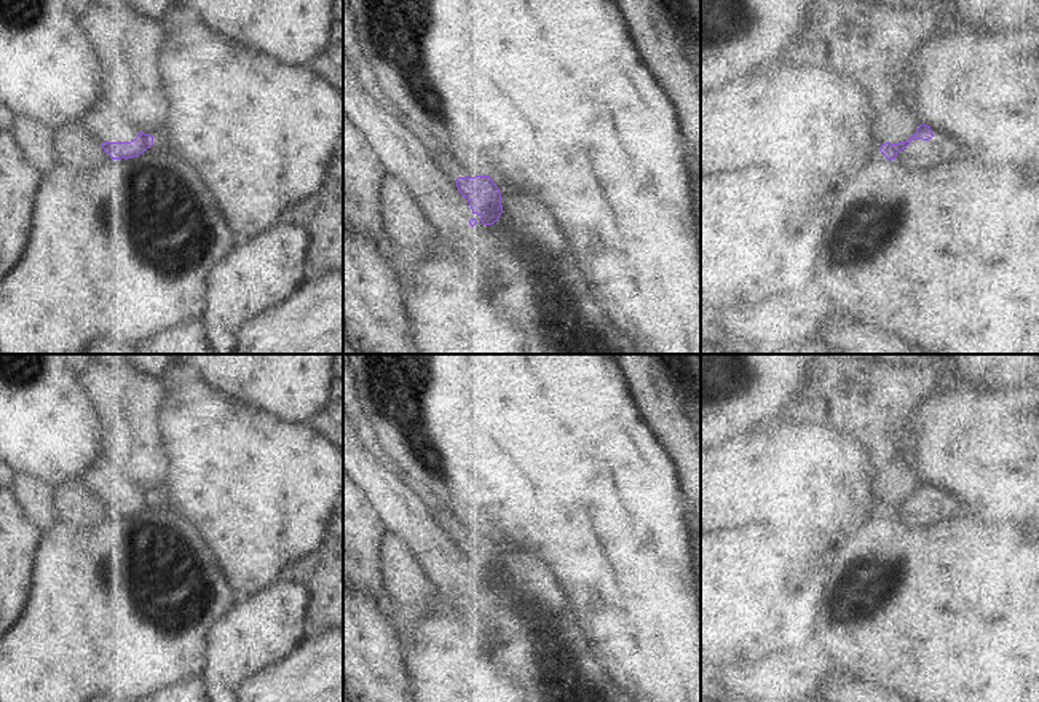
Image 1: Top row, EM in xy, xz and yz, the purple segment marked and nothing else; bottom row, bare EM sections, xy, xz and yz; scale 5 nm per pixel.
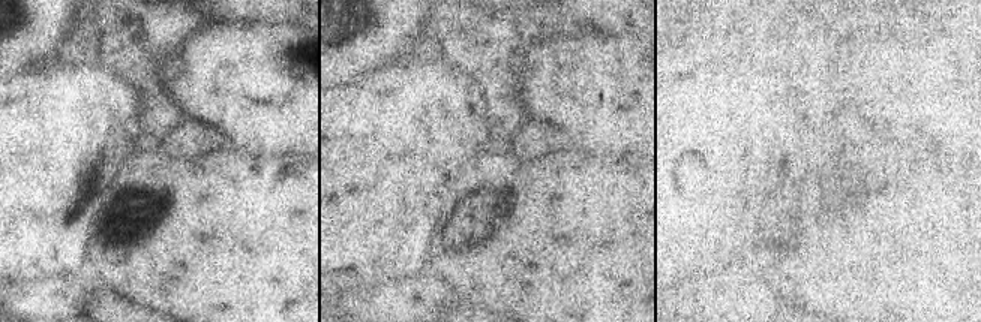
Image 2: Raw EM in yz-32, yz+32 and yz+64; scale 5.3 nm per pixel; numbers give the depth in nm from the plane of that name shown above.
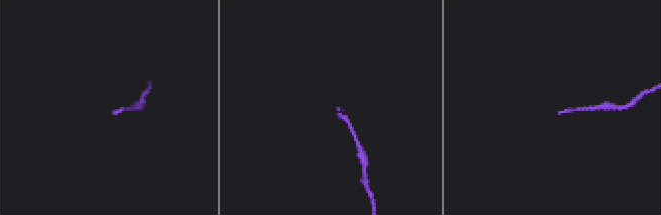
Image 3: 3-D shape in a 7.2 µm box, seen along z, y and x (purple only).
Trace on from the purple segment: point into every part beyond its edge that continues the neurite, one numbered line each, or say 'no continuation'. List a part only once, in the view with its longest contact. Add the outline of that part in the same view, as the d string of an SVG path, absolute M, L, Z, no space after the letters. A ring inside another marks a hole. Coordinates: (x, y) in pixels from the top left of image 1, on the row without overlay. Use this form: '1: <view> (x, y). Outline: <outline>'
1: yz (944, 500). Outline: M942 490L929 498L922 496L911 498L907 506L897 511L895 517L910 519L913 515L922 515L926 512L934 512L937 509L953 509L954 506L958 506L958 501L951 495L951 491Z

